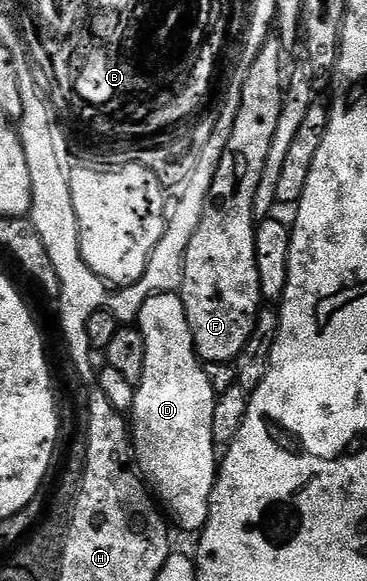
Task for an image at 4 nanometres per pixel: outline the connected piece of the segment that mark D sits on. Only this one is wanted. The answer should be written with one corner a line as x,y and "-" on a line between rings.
158,292
156,296
150,296
141,306
137,327
141,335
145,338
145,374
141,378
135,390
135,404
129,413
129,431
133,437
133,460
137,465
137,472
145,481
148,489
153,493
154,499
168,513
175,515
175,520
187,532
198,534
202,532
205,522
209,518
209,502
211,501
211,491
215,485
215,474
217,471
217,445
213,438
213,406
215,405
215,391
213,386
209,386
209,378
204,361
200,360
199,353
195,351
193,342
193,330
189,330
189,318
185,314
182,295
173,292

